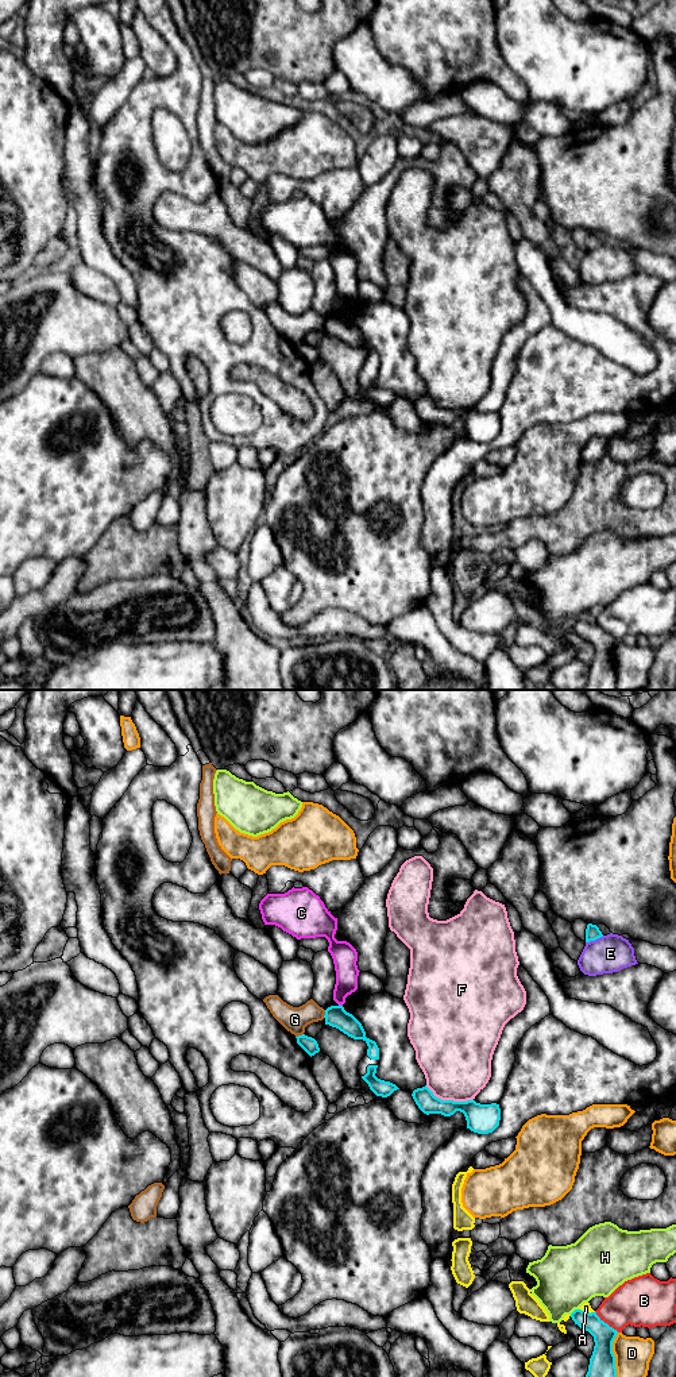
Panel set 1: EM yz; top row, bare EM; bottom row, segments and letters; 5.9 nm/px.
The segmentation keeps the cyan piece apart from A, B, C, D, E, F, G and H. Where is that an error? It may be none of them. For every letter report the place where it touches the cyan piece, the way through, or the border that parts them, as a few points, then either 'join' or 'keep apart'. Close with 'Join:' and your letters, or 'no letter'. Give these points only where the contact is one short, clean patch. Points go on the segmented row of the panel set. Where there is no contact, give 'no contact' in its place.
A: meets cyan in yz at (587, 1312); keep apart
B: meets cyan in yz at (606, 1323); border along yz (595, 1311), (618, 1331); keep apart
C: meets cyan in yz at (339, 1005); keep apart
D: meets cyan in yz at (613, 1354); keep apart
E: meets cyan in yz at (594, 940); border along yz (603, 936), (586, 942); keep apart
F: meets cyan in yz at (449, 1100); keep apart
G: meets cyan in yz at (325, 1014); keep apart
H: meets cyan in yz at (574, 1311); border along yz (579, 1308), (570, 1315); keep apart
Join: no letter

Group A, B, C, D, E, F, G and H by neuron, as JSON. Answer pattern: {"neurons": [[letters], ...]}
{"neurons": [["A"], ["B"], ["C"], ["D"], ["E"], ["F"], ["G"], ["H"]]}

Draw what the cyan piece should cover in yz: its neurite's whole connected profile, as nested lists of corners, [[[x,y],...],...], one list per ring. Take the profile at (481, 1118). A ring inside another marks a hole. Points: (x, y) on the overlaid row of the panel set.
[[[426,1085],[414,1089],[412,1096],[418,1108],[426,1115],[441,1114],[451,1116],[456,1111],[463,1112],[467,1120],[467,1129],[474,1133],[488,1134],[499,1126],[501,1108],[497,1103],[480,1104],[474,1099],[467,1102],[441,1100]]]

